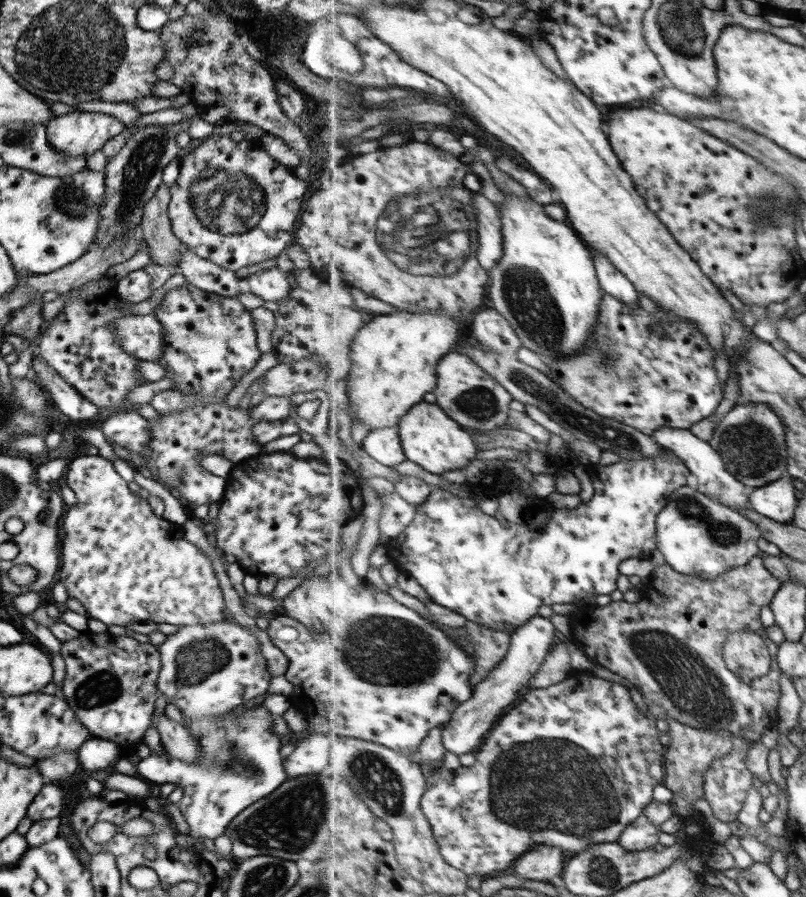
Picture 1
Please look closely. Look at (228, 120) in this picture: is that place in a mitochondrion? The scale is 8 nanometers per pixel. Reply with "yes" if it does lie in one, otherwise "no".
no

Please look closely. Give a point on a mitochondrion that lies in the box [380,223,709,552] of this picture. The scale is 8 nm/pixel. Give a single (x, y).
(538, 314)

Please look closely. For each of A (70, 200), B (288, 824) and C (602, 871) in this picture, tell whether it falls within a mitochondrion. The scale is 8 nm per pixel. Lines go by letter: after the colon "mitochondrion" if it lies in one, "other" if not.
A: mitochondrion
B: mitochondrion
C: mitochondrion

